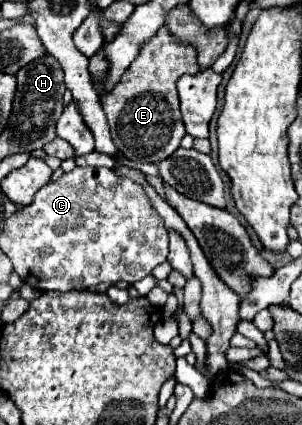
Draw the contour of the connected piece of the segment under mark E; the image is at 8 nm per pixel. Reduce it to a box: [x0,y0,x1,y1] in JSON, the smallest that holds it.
[102,26,200,164]

